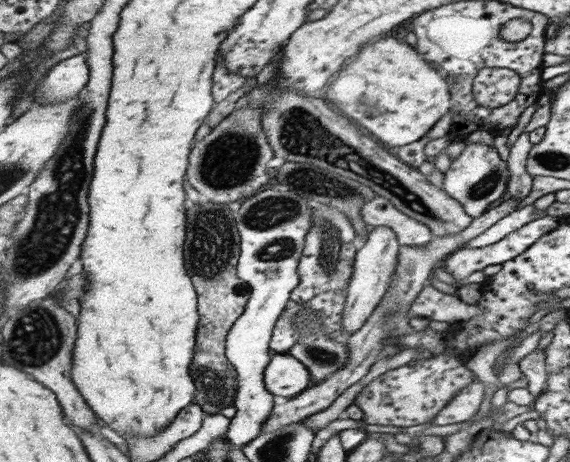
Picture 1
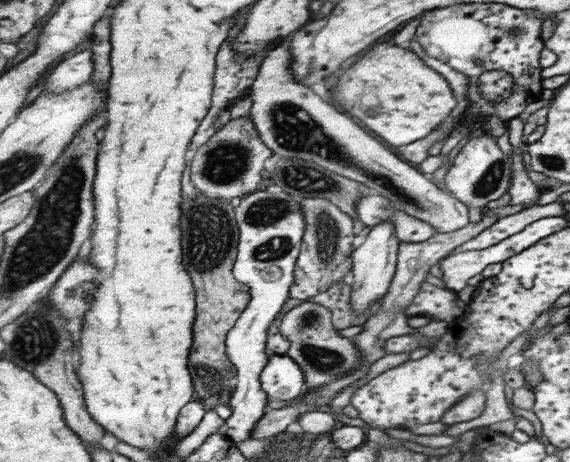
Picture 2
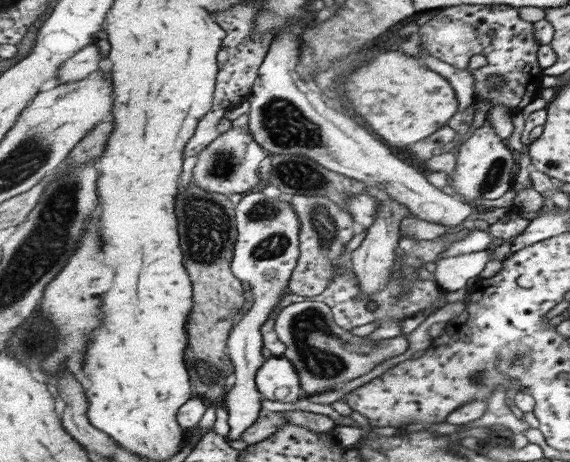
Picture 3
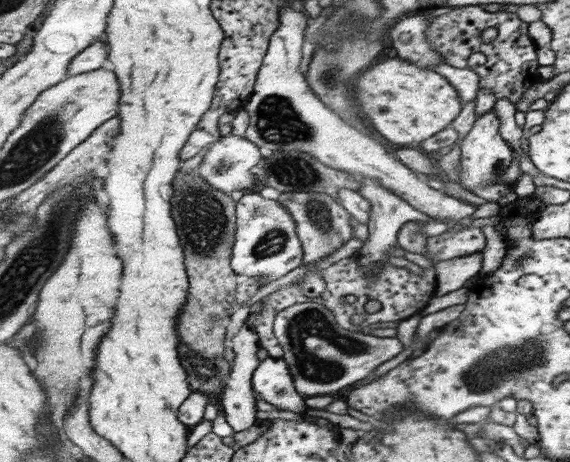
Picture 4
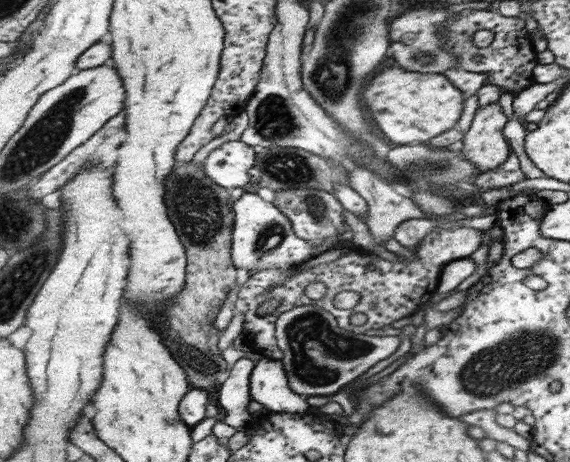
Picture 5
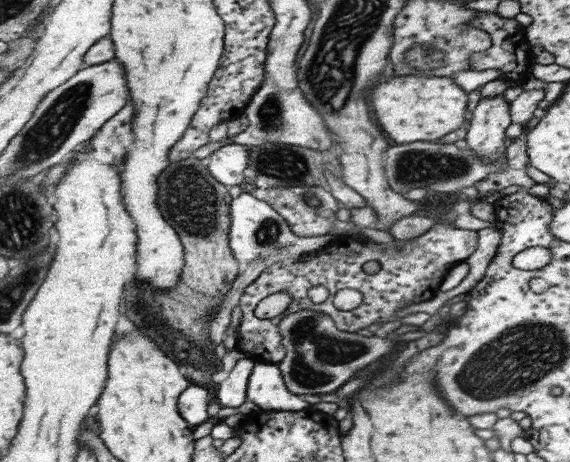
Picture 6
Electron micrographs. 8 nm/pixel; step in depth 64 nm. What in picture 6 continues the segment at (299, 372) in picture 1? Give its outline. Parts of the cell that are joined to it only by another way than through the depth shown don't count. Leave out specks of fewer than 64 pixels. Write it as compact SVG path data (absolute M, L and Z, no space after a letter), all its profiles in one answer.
M256 363L248 384L248 400L257 405L259 409L267 411L293 412L311 407L301 395L293 394L293 391L289 390L279 363Z

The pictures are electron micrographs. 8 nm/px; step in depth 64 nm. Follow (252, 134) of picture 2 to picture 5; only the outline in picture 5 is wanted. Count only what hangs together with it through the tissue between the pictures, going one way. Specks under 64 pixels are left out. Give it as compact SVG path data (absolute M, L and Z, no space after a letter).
M231 140L213 149L204 168L213 182L225 188L243 188L251 182L249 170L257 164L259 149L241 140Z

